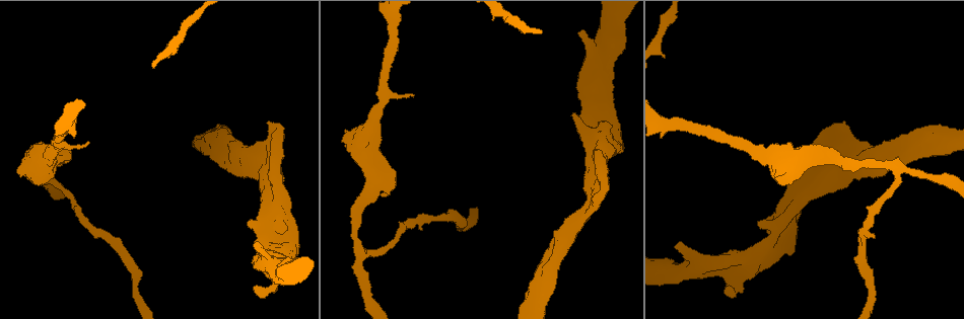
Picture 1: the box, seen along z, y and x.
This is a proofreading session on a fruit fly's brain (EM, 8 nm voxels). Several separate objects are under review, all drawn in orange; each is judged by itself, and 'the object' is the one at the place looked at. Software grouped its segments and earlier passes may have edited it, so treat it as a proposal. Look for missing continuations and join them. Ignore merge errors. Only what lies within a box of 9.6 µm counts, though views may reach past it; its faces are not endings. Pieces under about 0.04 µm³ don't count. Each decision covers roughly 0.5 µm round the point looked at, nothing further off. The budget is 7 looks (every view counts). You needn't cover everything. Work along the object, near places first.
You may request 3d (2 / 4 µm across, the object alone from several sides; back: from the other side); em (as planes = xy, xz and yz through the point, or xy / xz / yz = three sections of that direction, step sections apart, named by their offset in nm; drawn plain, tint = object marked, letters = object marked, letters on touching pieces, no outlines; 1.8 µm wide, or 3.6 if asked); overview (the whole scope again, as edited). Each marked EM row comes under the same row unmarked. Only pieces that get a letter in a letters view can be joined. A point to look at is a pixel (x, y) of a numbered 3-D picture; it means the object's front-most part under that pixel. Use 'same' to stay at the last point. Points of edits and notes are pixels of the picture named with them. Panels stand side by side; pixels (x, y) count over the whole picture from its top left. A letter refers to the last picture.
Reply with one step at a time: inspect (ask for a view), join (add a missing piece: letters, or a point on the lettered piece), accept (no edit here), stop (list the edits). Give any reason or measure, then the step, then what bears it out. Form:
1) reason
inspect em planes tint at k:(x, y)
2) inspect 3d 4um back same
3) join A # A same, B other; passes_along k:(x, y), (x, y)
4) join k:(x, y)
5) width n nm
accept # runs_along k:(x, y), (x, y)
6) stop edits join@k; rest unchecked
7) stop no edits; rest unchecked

branch stops here
inspect 3d 2um at 1:(575, 113)

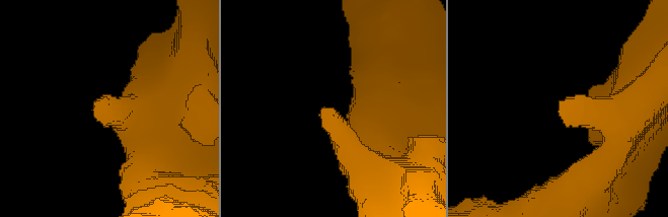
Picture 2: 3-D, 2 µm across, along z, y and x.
inspect em planes letters at 2:(321, 111)

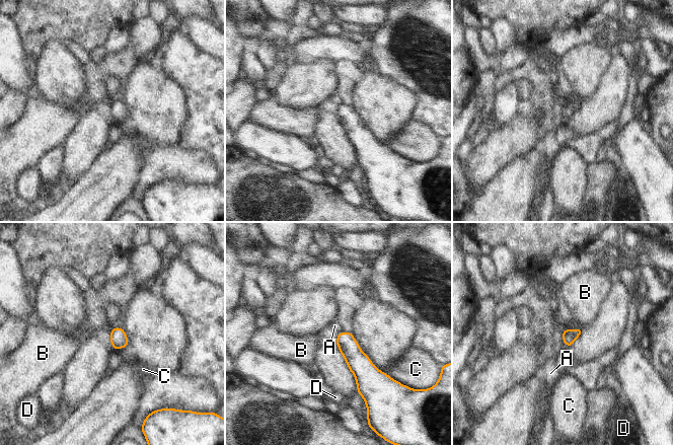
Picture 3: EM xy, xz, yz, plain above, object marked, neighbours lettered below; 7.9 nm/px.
accept # A other, B other, C other, D other; border 3:(564, 329), (563, 343); no lettered piece goes on from it

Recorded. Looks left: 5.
an open end
inspect em planes letters at 1:(254, 287)

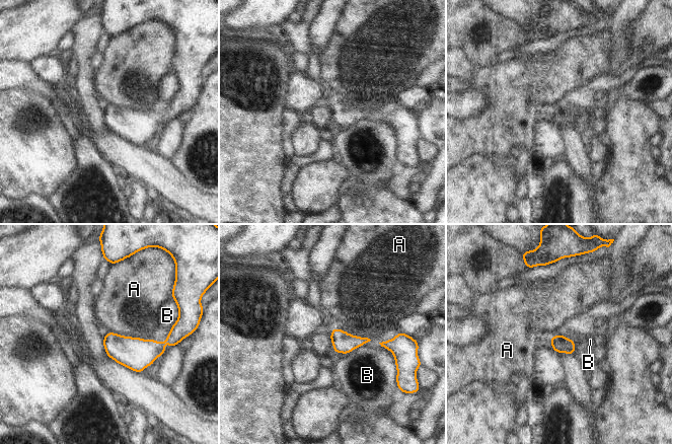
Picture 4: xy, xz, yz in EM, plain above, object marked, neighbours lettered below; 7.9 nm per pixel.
width 140 nm
accept # A other, B other; border 4:(108, 330), (125, 336), (151, 339); none of them fits

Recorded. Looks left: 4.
an open end
inspect em xz step 4 letters at 1:(675, 247)

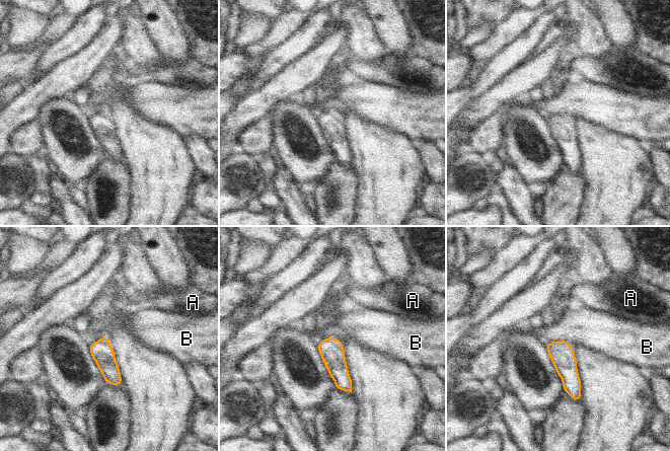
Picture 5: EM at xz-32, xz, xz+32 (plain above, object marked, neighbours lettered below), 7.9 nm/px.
width 170 nm
accept # A other, B other; border 5:(547, 344), (568, 342), (571, 346); no lettered piece goes on from it

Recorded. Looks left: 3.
stop no edits; rest unchecked

